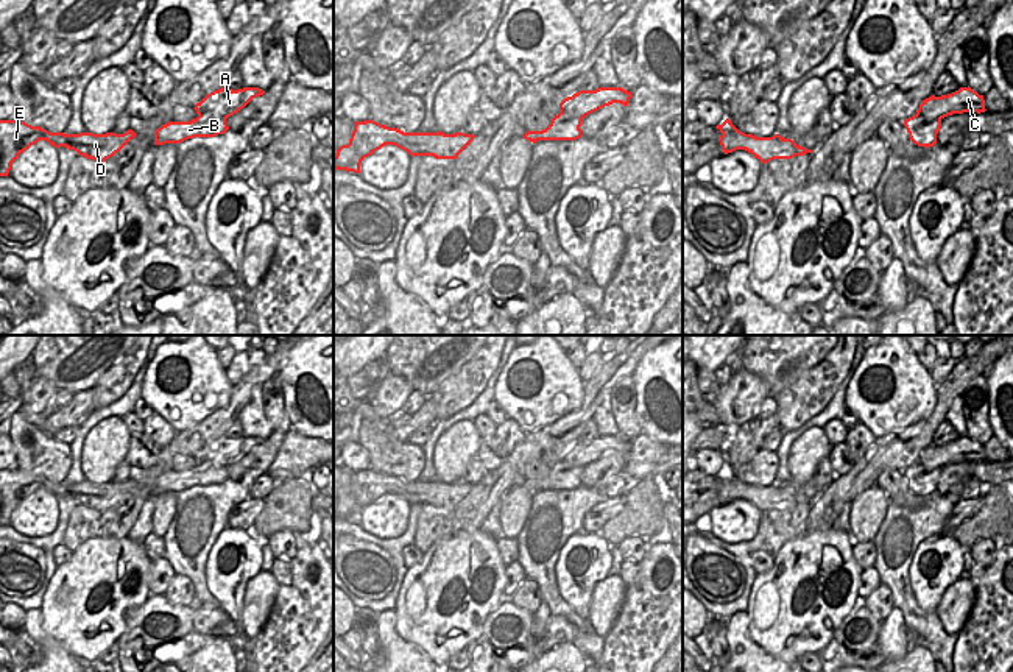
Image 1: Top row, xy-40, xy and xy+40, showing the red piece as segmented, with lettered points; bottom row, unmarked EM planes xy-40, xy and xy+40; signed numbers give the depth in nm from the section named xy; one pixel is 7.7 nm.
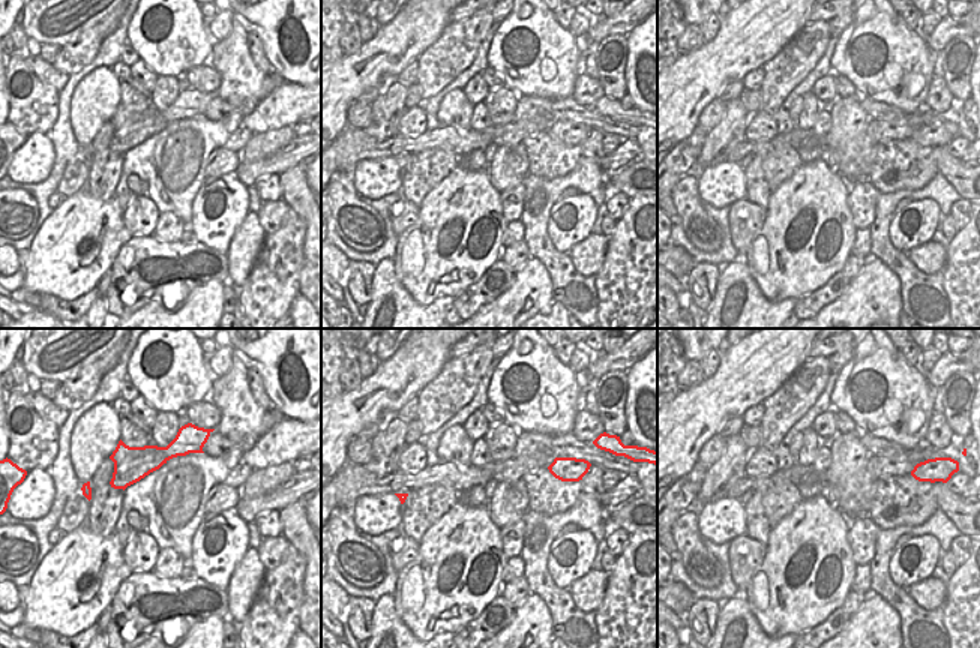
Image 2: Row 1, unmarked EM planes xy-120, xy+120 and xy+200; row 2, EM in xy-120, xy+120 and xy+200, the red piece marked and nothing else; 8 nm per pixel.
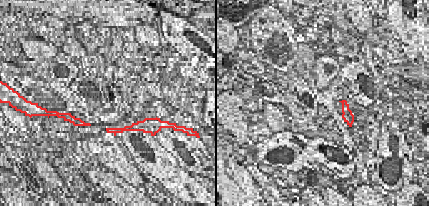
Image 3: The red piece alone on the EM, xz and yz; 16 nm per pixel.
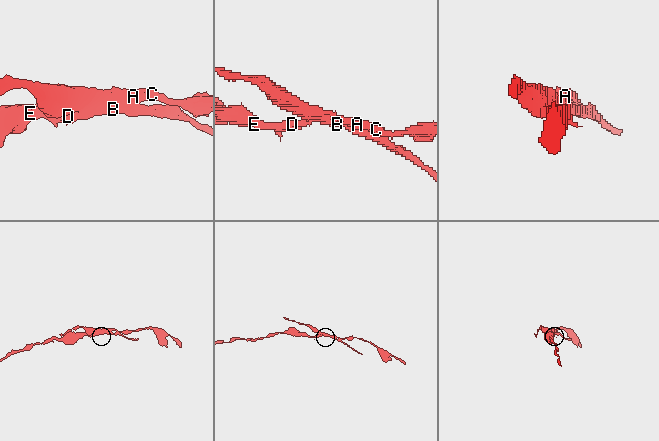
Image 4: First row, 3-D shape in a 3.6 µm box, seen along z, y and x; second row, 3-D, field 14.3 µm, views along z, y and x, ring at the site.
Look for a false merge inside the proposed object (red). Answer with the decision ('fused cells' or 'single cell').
fused cells

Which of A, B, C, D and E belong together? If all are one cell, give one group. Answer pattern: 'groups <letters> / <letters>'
groups A C / B D E

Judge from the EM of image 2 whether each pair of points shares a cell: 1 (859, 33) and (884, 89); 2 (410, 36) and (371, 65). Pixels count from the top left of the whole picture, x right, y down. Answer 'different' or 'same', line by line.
1: same
2: same

